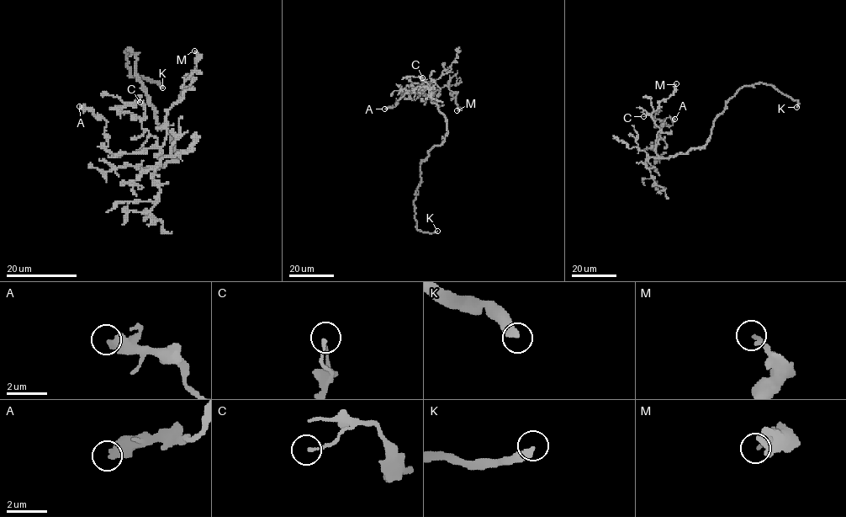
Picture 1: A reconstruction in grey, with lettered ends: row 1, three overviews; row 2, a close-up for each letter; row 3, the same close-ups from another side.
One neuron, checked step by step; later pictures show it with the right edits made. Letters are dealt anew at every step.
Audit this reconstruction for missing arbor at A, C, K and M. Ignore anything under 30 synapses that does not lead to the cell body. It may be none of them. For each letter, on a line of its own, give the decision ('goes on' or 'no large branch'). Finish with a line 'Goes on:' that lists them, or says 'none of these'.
A: no large branch
C: no large branch
K: goes on
M: no large branch
Goes on: K

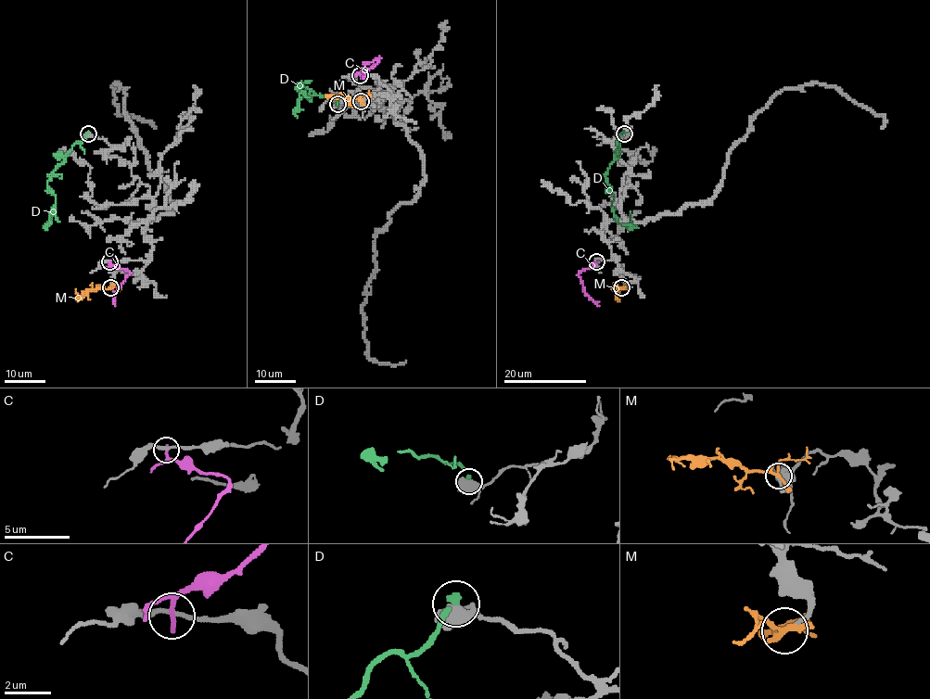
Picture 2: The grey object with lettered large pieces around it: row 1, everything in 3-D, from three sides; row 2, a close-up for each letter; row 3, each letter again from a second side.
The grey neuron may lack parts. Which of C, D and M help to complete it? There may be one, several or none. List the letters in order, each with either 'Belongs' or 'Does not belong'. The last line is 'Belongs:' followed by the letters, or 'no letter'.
C: Does not belong
D: Does not belong
M: Does not belong
Belongs: no letter

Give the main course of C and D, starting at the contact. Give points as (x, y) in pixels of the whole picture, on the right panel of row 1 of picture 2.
C: (596, 261), (579, 272), (579, 277), (585, 293), (599, 306)
D: (624, 133), (617, 143), (613, 161), (605, 172), (605, 181), (613, 196), (614, 219), (630, 223), (630, 210)

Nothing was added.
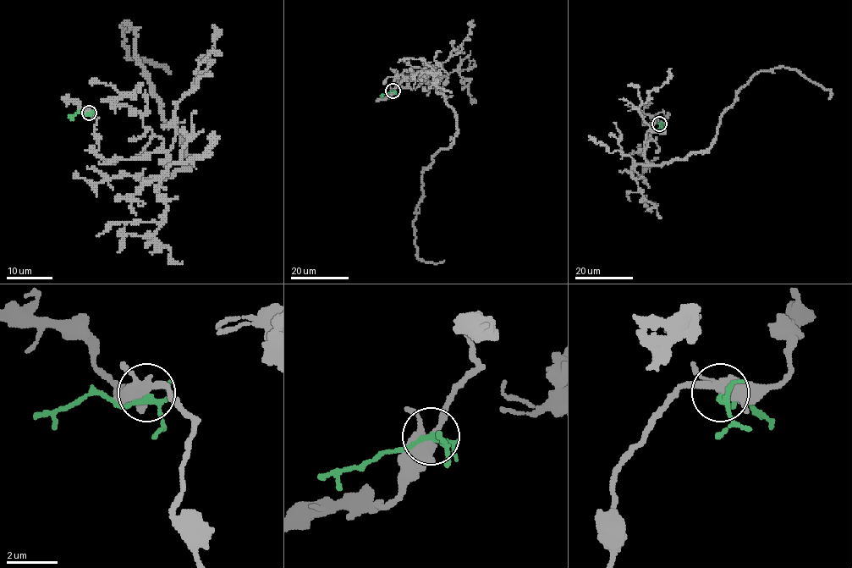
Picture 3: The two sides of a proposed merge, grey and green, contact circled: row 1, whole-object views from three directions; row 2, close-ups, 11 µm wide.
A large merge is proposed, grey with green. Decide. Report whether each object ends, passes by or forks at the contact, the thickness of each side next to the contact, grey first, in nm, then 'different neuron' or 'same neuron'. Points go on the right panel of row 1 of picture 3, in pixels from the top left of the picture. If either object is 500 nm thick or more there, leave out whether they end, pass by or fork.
grey forks; green forks; calibres 400 and 160 nm; different neuron

